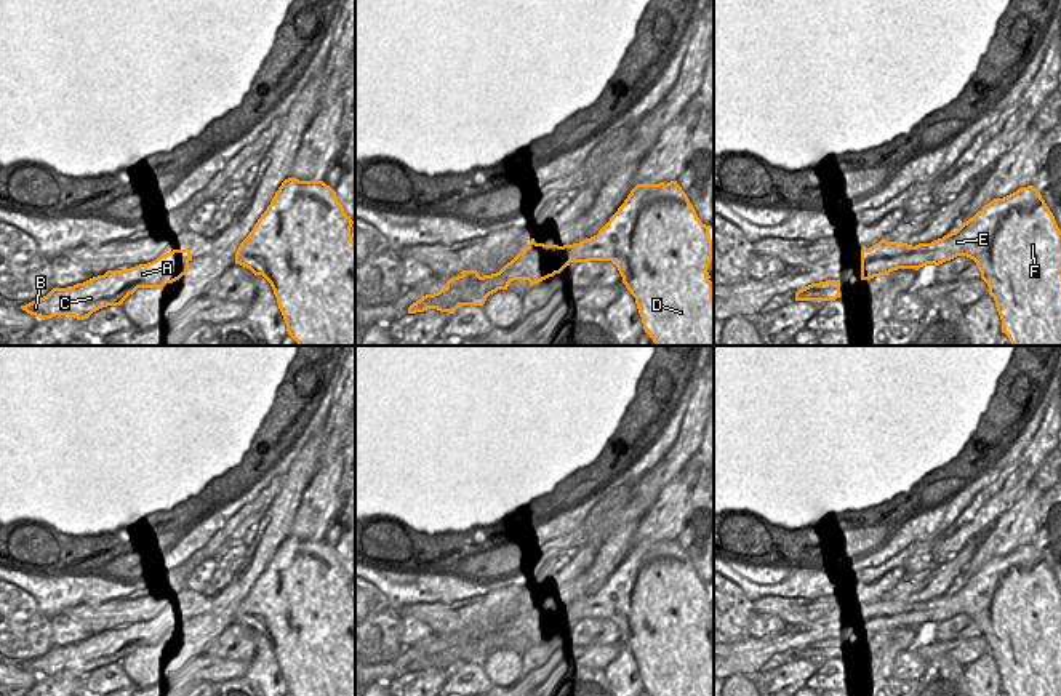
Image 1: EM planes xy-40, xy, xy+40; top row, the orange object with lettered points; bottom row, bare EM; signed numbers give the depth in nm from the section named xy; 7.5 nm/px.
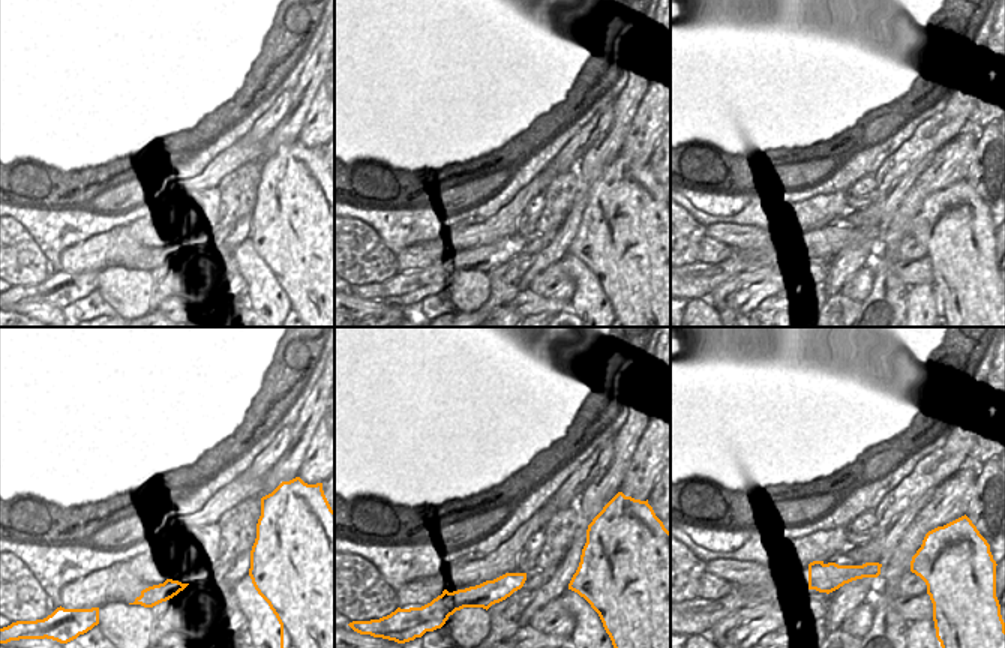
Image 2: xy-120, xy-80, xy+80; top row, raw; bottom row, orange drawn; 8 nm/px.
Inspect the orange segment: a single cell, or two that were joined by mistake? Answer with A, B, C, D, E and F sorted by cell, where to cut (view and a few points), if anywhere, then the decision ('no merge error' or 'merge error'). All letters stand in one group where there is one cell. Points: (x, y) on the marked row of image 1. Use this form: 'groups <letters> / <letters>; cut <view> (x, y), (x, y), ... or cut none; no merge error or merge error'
groups A B C / D E F; cut xy (546, 248), (564, 252), (570, 261); merge error

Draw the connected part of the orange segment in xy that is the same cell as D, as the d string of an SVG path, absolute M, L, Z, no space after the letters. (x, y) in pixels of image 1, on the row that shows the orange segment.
M677 181L637 184L597 235L547 251L565 251L570 262L611 261L635 298L643 330L656 346L714 346L714 283L707 272L714 251L709 227L701 222Z

